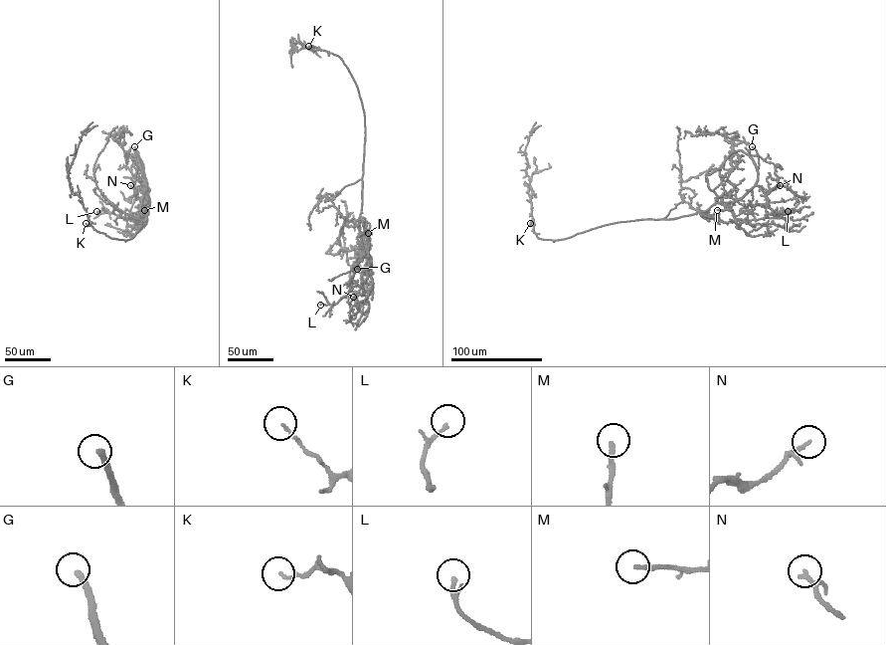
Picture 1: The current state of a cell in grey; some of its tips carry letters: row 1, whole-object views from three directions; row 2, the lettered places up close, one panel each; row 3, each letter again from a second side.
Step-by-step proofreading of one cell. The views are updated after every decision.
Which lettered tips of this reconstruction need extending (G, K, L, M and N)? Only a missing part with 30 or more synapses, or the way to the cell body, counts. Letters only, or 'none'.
none

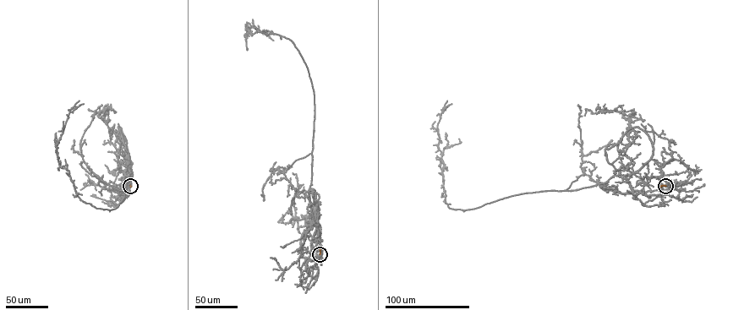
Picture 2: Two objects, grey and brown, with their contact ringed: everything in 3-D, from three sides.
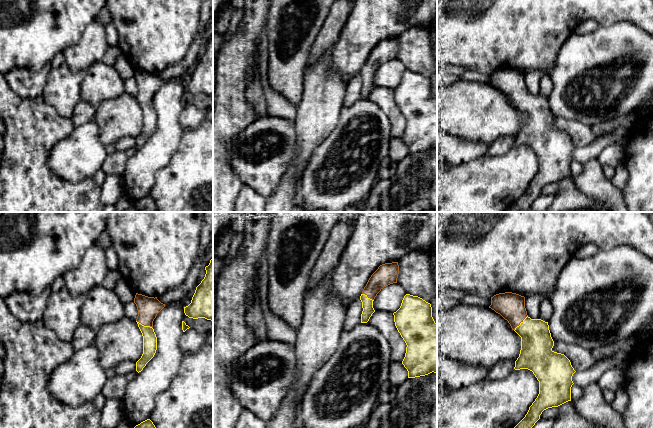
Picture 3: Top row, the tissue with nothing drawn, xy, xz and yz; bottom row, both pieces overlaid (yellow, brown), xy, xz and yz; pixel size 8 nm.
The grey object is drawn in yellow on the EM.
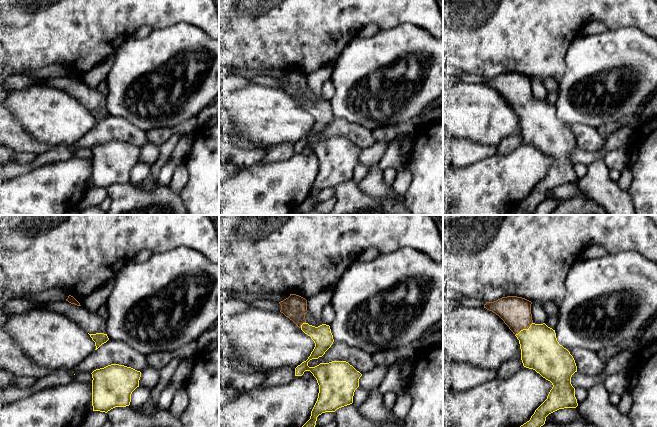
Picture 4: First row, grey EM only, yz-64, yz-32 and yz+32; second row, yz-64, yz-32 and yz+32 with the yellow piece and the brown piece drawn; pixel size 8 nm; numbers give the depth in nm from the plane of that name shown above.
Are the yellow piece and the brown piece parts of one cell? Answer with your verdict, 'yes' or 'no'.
yes

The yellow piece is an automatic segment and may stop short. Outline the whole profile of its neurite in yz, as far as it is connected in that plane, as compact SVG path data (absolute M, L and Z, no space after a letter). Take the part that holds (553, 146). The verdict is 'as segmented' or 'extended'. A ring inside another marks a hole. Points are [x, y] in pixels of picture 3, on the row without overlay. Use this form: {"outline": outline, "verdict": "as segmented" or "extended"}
{"outline": "M512 68L499 69L491 73L489 82L508 97L512 106L521 113L521 126L515 137L515 146L528 145L539 157L539 170L525 193L505 212L521 212L529 210L532 203L540 195L542 188L548 184L558 183L571 177L571 163L574 160L572 152L576 148L570 136L561 129L552 126L554 117L551 113L548 98L541 95L531 95L525 84L525 73Z", "verdict": "extended"}

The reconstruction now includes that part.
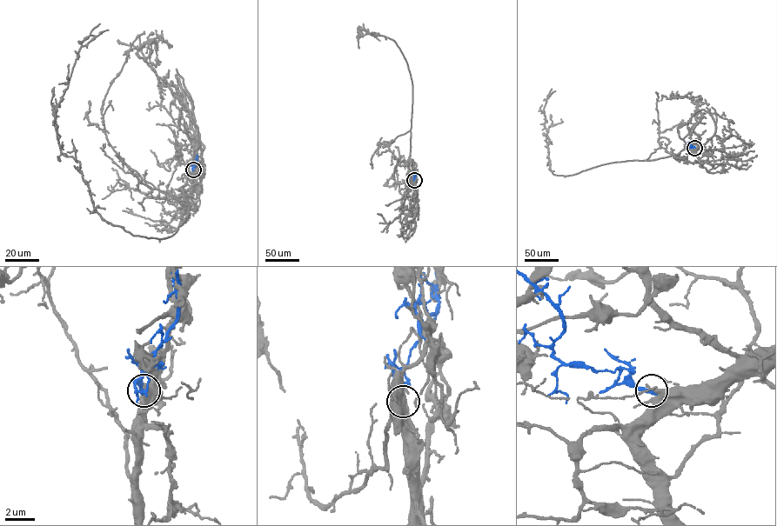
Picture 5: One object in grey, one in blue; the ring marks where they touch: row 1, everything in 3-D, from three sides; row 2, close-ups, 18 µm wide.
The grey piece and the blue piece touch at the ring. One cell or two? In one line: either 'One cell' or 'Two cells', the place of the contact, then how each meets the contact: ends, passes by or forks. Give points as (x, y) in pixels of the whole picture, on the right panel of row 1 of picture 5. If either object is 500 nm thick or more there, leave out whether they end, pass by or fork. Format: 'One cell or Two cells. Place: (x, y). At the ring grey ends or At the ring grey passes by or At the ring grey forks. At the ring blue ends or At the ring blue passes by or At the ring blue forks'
Two cells. Place: (694, 148). At the ring grey ends. At the ring blue ends

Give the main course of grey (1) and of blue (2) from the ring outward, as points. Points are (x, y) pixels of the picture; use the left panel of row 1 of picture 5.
1: (193, 169), (170, 236), (132, 235), (97, 211), (54, 120), (79, 49), (108, 29)
2: (193, 169), (197, 155)

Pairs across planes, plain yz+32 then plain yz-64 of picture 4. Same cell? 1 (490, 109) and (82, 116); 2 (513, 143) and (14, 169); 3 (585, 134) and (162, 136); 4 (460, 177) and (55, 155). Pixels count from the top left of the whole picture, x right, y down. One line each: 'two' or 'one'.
1: one
2: one
3: two
4: two

